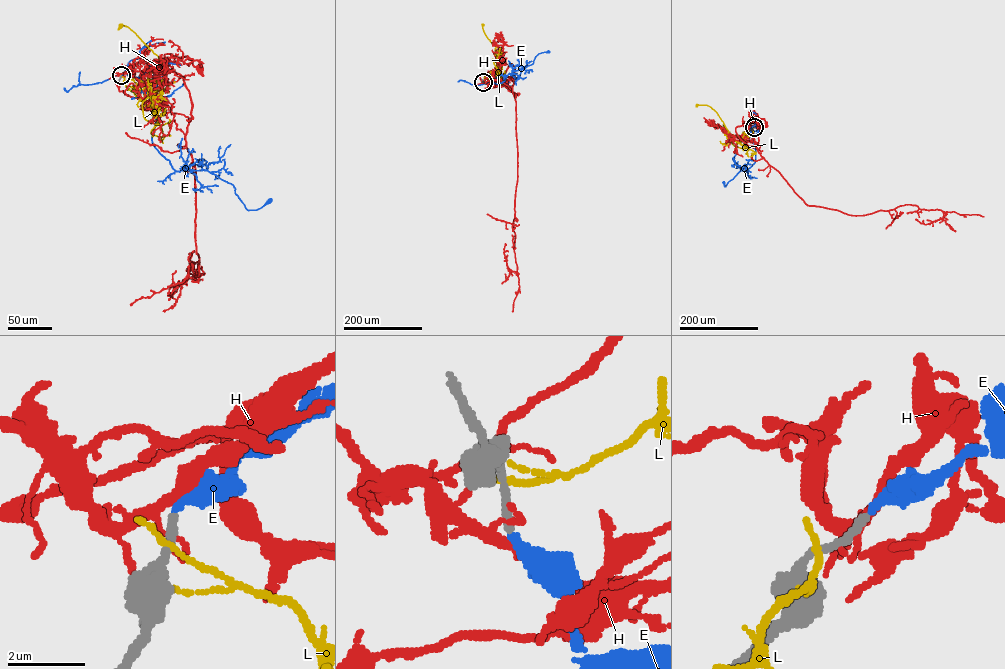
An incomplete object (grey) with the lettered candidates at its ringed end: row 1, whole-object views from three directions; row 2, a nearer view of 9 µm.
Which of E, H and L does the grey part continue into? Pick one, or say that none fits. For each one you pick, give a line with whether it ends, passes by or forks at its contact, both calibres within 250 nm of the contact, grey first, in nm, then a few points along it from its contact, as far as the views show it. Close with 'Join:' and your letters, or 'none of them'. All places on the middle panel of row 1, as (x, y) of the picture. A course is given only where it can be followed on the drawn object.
E: it ends | 240/260 nm | via (483, 82), (495, 76), (496, 83), (501, 83), (509, 74), (532, 64), (539, 53), (548, 51)
Join: E

